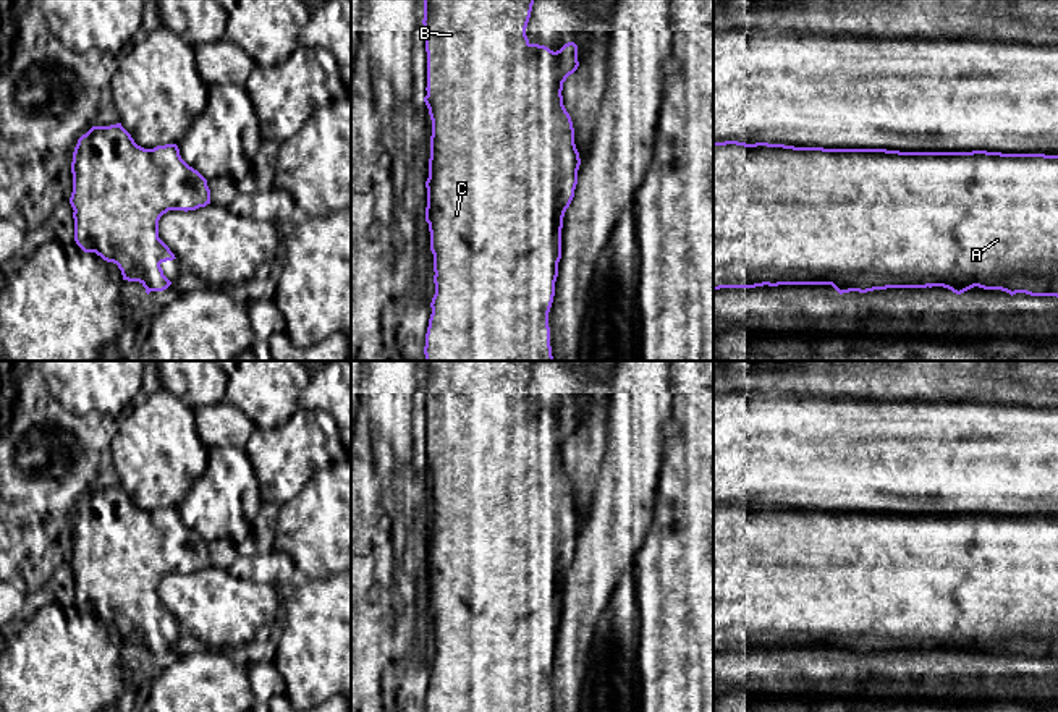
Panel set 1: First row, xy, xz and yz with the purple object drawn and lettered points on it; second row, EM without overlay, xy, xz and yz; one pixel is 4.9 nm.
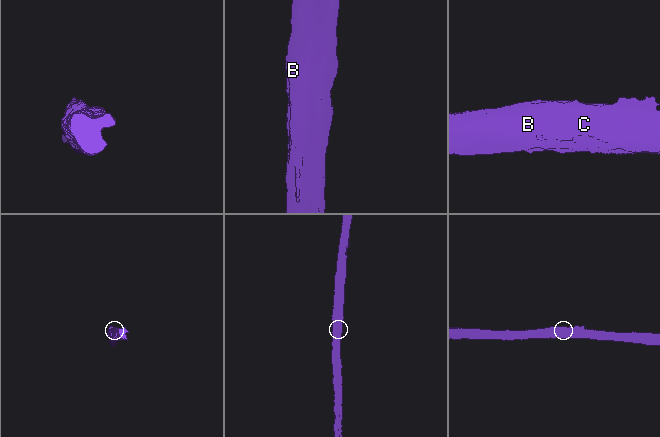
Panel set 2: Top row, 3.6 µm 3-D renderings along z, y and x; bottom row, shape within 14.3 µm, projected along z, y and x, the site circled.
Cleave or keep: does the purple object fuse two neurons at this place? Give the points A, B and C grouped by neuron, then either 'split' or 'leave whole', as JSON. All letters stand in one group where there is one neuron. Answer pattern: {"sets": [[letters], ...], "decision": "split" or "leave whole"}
{"sets": [["A", "B", "C"]], "decision": "leave whole"}

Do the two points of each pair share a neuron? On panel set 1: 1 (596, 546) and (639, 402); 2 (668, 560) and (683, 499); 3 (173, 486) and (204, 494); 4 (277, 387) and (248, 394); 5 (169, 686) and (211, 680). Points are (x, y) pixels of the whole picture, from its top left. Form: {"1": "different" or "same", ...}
{"1": "same", "2": "same", "3": "different", "4": "same", "5": "same"}

